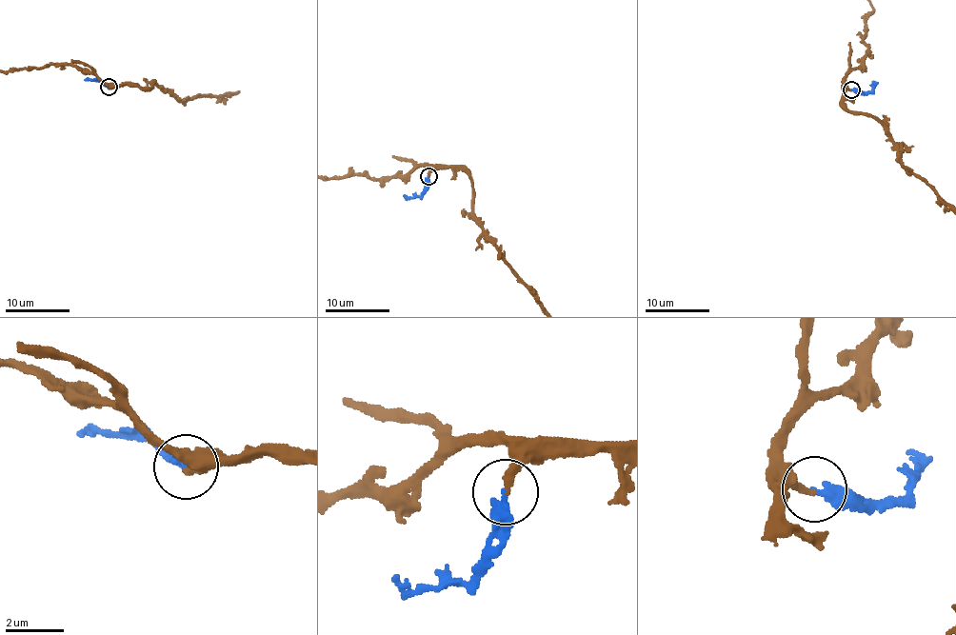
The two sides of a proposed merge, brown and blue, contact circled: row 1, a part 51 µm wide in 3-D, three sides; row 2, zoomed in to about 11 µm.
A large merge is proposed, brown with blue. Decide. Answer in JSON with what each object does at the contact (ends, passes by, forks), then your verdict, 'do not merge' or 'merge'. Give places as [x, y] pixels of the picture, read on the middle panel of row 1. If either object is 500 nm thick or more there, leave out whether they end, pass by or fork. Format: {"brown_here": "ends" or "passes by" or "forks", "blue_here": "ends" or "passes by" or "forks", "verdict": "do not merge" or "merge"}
{"brown_here": "ends", "blue_here": "ends", "verdict": "merge"}

